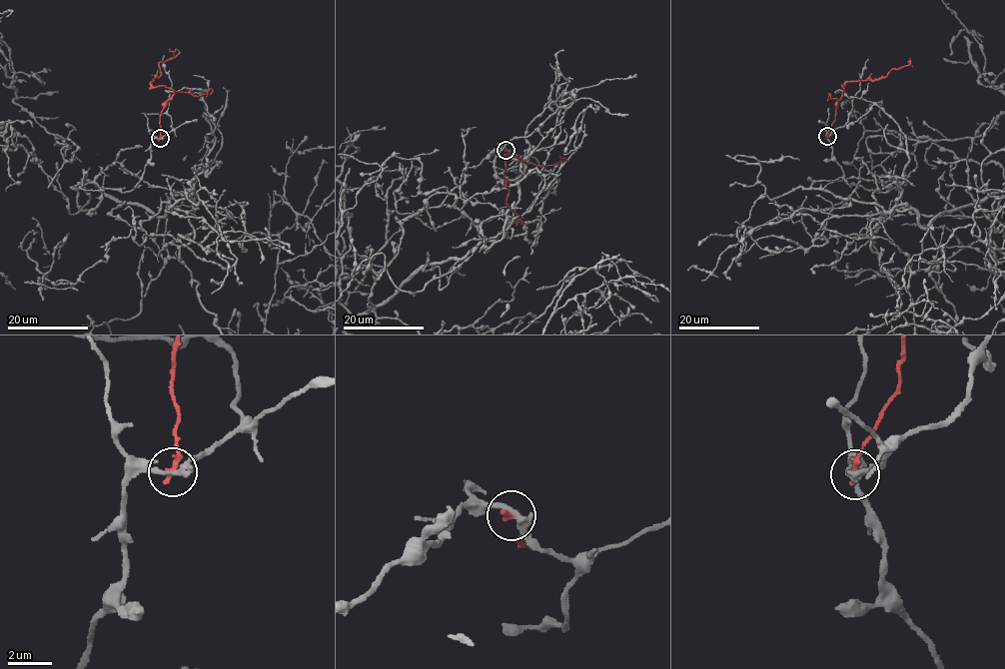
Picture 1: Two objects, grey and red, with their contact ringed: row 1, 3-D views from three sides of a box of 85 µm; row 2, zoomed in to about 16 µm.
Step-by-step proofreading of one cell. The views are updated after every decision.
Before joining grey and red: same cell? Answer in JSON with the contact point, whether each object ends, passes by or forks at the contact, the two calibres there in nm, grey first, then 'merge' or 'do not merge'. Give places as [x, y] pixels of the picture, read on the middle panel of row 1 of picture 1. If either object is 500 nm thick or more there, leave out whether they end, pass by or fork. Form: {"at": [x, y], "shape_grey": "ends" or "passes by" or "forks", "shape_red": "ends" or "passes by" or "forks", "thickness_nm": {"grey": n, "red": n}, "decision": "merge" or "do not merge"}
{"at": [505, 150], "shape_grey": "passes by", "shape_red": "ends", "thickness_nm": {"grey": 260, "red": 260}, "decision": "do not merge"}

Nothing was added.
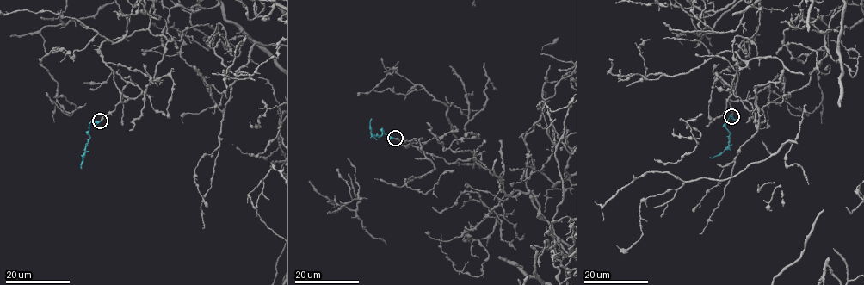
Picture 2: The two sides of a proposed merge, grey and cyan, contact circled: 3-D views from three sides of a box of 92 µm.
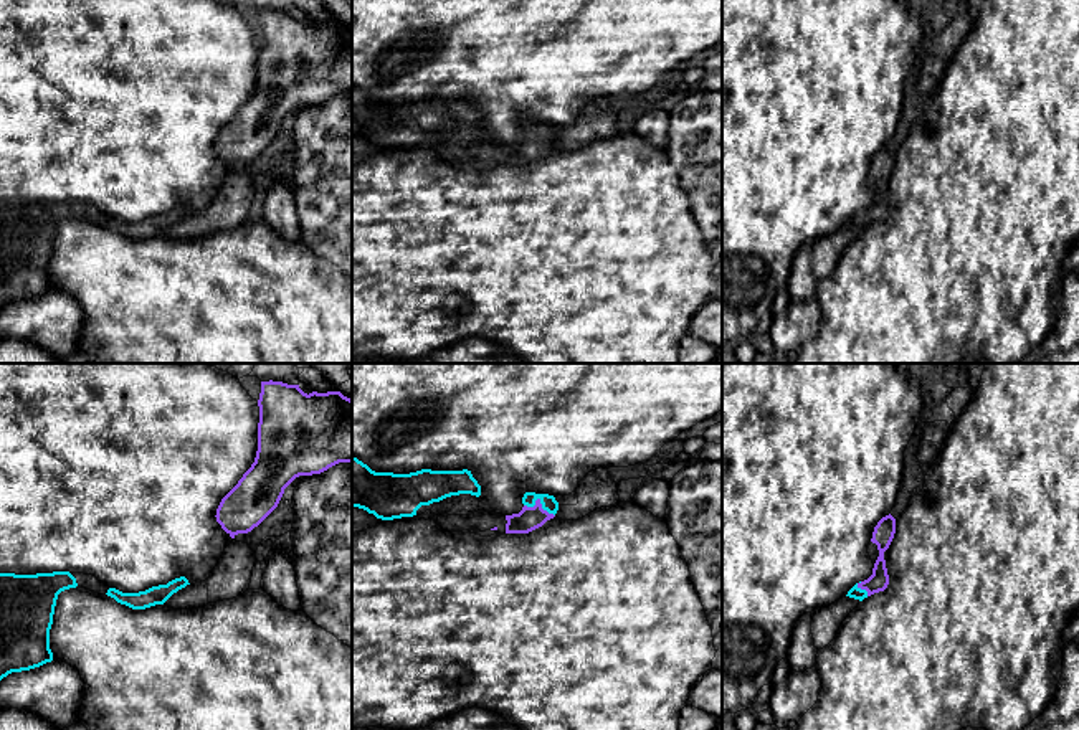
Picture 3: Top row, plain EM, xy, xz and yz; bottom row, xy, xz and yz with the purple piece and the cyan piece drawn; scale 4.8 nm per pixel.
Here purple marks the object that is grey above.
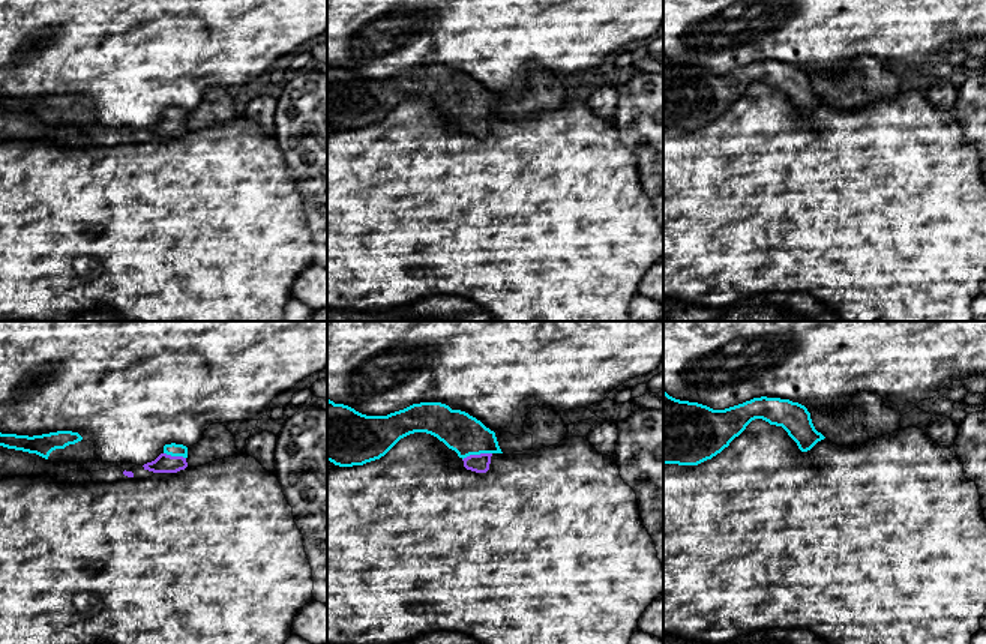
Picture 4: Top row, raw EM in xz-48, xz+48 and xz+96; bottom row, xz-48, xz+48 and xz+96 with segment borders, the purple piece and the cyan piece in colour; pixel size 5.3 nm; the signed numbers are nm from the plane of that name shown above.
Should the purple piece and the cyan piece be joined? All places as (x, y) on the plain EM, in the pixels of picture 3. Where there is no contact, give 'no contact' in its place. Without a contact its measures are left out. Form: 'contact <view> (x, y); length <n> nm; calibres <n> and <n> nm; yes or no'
contact xz (539, 132); length 160 nm; calibres 120 and 70 nm; yes

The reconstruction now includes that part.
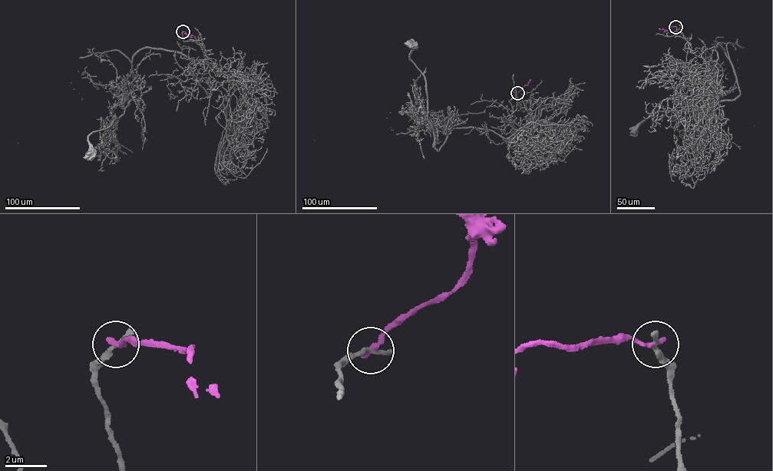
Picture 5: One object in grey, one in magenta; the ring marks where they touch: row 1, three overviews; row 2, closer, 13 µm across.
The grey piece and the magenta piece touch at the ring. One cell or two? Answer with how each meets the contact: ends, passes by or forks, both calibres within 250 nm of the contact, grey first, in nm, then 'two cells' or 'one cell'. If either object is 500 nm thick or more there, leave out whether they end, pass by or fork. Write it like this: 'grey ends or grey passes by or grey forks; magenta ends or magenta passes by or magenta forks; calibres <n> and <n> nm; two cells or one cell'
grey ends; magenta ends; calibres 280 and 260 nm; two cells

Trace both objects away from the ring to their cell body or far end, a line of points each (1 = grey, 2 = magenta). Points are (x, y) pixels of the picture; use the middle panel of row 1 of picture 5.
1: (517, 93), (530, 116), (523, 132), (504, 138), (456, 128), (438, 150), (411, 44)
2: (517, 93), (530, 79)

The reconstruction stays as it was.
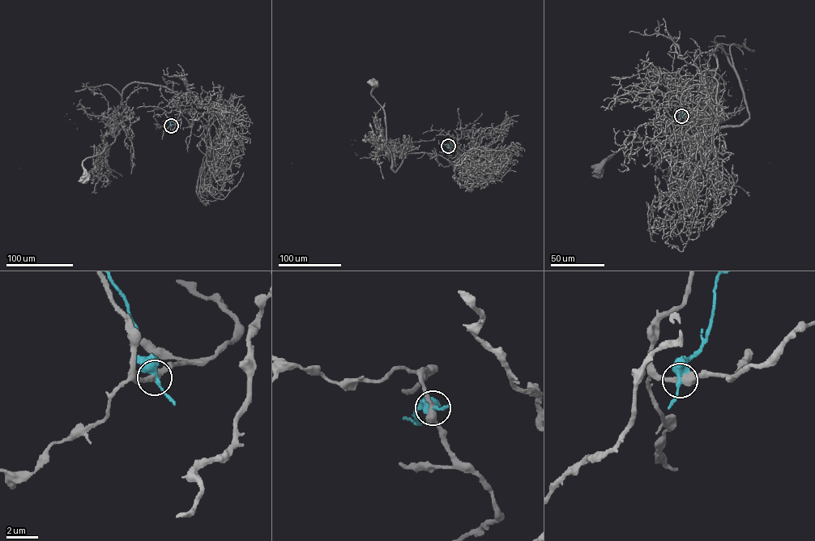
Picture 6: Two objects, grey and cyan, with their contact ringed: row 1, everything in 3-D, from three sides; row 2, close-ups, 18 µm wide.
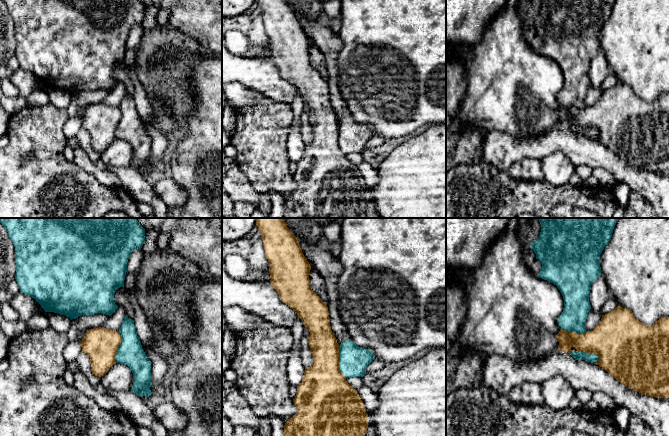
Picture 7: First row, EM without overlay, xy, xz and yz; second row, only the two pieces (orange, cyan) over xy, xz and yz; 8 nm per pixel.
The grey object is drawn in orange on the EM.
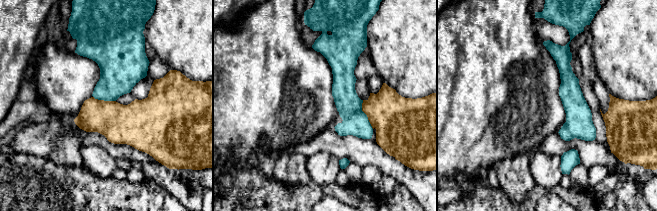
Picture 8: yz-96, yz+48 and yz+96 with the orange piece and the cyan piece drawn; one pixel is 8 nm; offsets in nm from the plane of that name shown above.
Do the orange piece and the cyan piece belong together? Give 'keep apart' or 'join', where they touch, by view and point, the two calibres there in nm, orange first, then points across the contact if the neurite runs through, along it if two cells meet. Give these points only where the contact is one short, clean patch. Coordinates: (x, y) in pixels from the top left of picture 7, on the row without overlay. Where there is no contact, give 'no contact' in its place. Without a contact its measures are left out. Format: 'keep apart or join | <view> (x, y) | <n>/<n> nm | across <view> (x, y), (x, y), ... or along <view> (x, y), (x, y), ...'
keep apart | yz (585, 127) | 360/80 nm

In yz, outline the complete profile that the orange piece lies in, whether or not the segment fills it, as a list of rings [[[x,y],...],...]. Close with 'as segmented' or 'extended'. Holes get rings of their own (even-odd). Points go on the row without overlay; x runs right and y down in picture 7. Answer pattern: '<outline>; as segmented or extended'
[[[617,82],[611,88],[602,91],[600,99],[593,106],[576,109],[561,105],[556,113],[559,117],[558,126],[568,129],[595,129],[599,136],[594,140],[605,145],[618,158],[643,171],[669,174],[669,93],[660,94],[653,101],[646,101],[637,96],[632,87]]]; as segmented

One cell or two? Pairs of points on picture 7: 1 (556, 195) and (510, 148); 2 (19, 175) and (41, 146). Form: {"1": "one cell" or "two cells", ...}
{"1": "two cells", "2": "one cell"}

